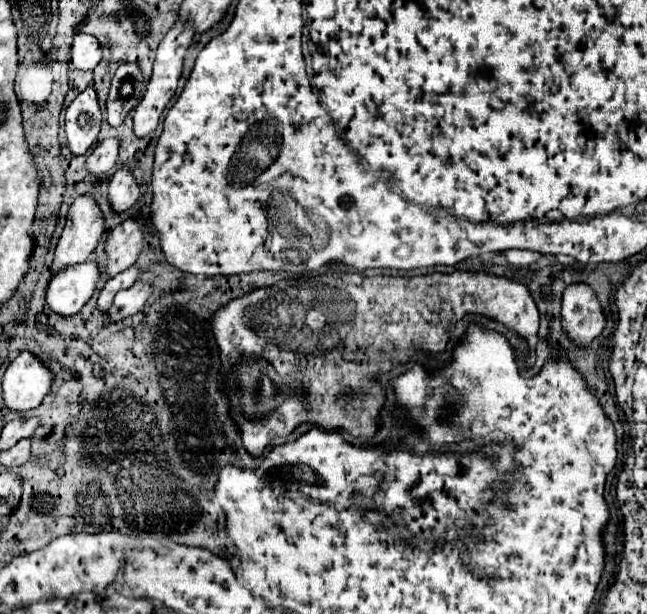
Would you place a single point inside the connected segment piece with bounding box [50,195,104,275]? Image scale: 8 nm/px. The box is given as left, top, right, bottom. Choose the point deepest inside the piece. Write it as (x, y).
(84, 226)

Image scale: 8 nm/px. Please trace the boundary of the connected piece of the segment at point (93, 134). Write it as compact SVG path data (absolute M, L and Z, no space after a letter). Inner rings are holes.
M92 85L68 105L64 119L68 125L68 131L66 131L68 149L74 155L84 155L90 149L90 145L96 141L100 123L102 123L100 105Z

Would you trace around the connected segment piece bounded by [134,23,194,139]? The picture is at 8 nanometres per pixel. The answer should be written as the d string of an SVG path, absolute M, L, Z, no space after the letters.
M174 23L174 27L168 31L168 35L164 37L164 41L160 43L160 47L158 47L158 51L156 51L156 61L154 61L152 77L150 77L150 81L148 81L148 87L146 87L146 93L144 93L142 101L140 101L138 107L136 107L136 113L134 113L134 135L136 135L138 139L148 137L148 135L158 127L158 121L160 121L162 111L166 109L166 105L168 105L170 99L174 97L176 87L178 87L178 79L180 79L180 73L182 73L184 55L186 55L186 49L188 49L190 43L192 43L192 37L194 37L194 29L192 29L190 25Z

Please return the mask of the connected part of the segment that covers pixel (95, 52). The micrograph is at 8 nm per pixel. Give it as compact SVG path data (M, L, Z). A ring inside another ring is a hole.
M86 33L74 35L72 63L76 69L92 71L100 63L100 59L102 59L102 47L92 35L86 35Z

